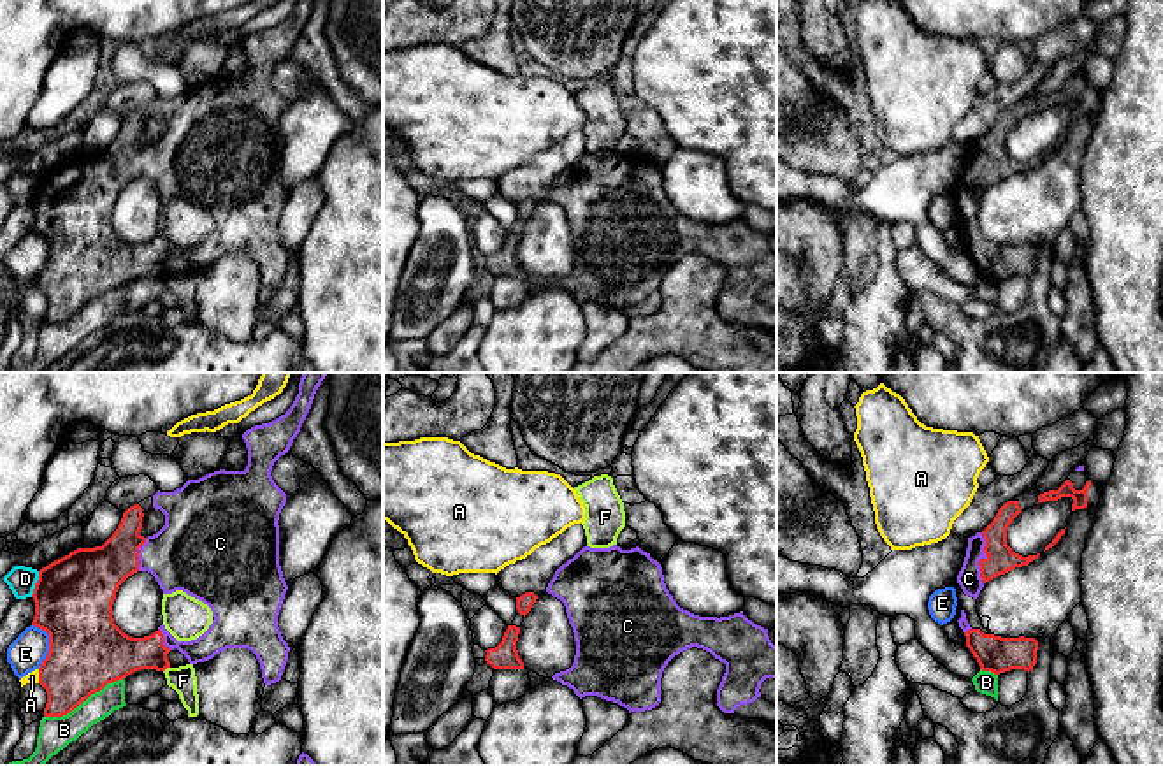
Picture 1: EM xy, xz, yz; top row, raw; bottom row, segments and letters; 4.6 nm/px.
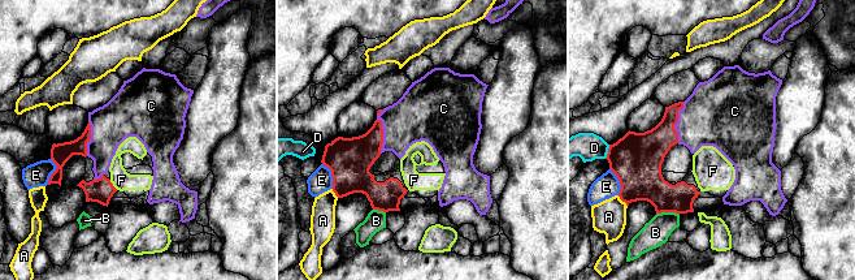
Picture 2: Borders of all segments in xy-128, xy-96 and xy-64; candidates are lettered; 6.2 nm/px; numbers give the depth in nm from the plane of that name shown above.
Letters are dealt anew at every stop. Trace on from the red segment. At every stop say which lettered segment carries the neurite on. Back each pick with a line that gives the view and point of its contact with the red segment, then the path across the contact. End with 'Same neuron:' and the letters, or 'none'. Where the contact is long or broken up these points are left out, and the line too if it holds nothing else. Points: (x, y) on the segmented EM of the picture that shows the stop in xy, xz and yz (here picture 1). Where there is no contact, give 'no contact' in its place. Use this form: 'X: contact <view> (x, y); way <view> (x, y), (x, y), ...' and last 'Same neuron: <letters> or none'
C: contact yz (982, 559)
Same neuron: C

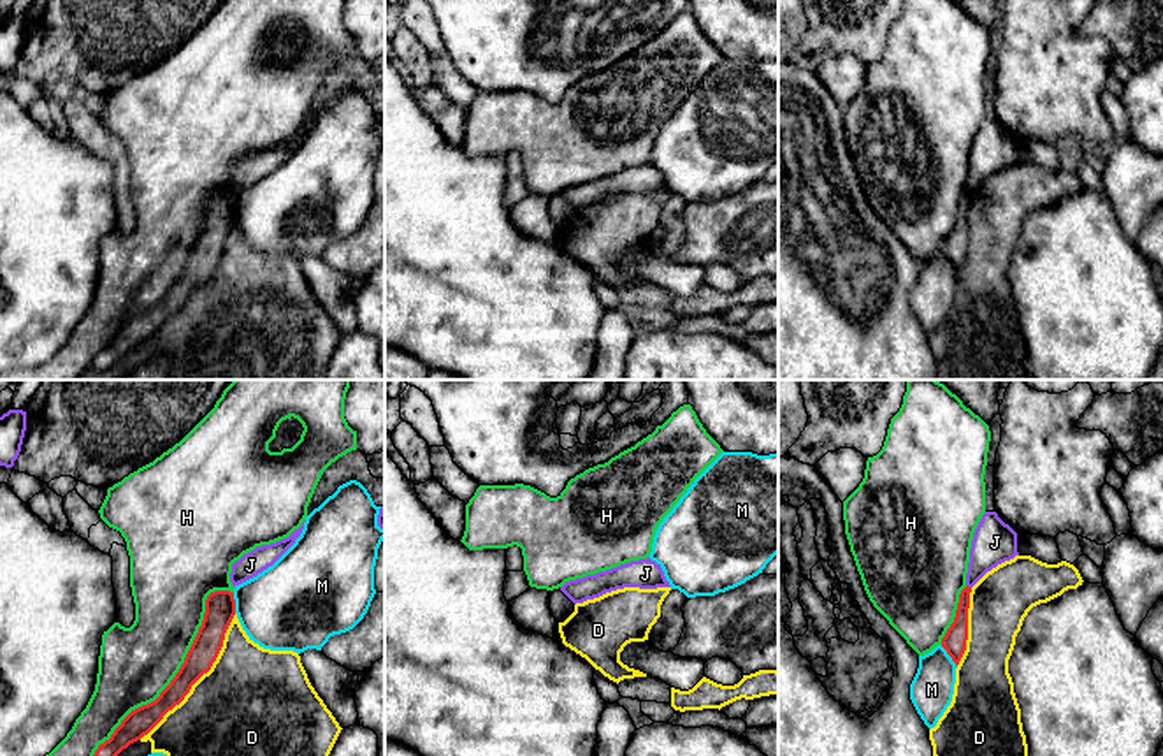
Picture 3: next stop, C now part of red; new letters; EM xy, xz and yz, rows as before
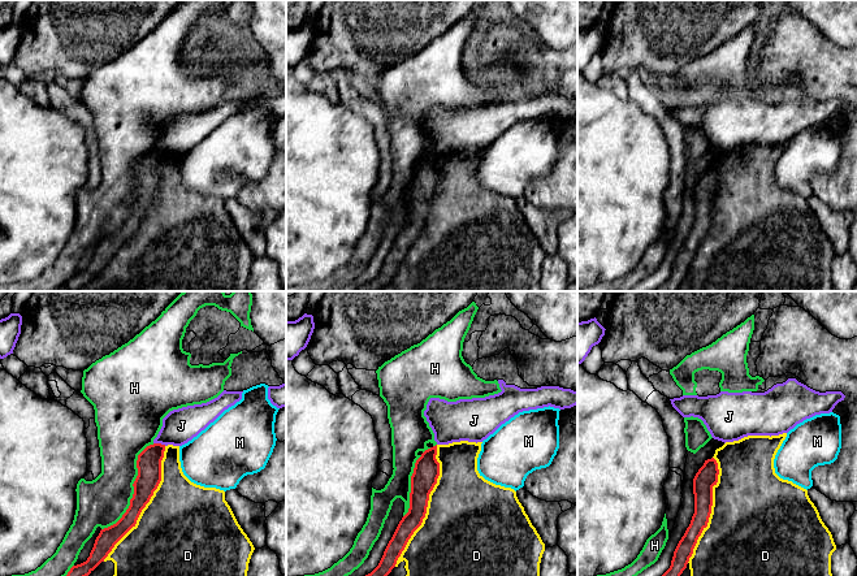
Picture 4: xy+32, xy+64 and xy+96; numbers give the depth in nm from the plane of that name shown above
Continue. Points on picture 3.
Same neuron: none

